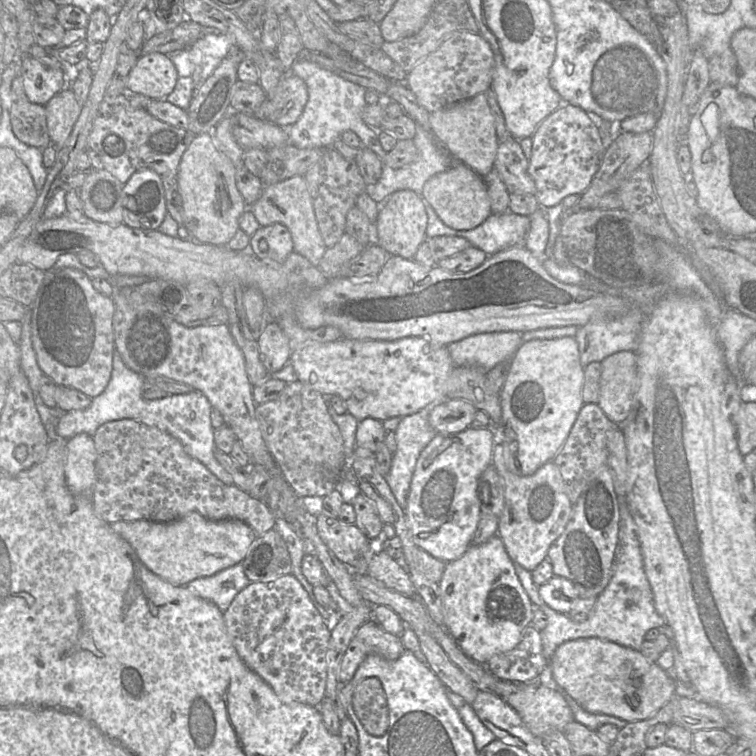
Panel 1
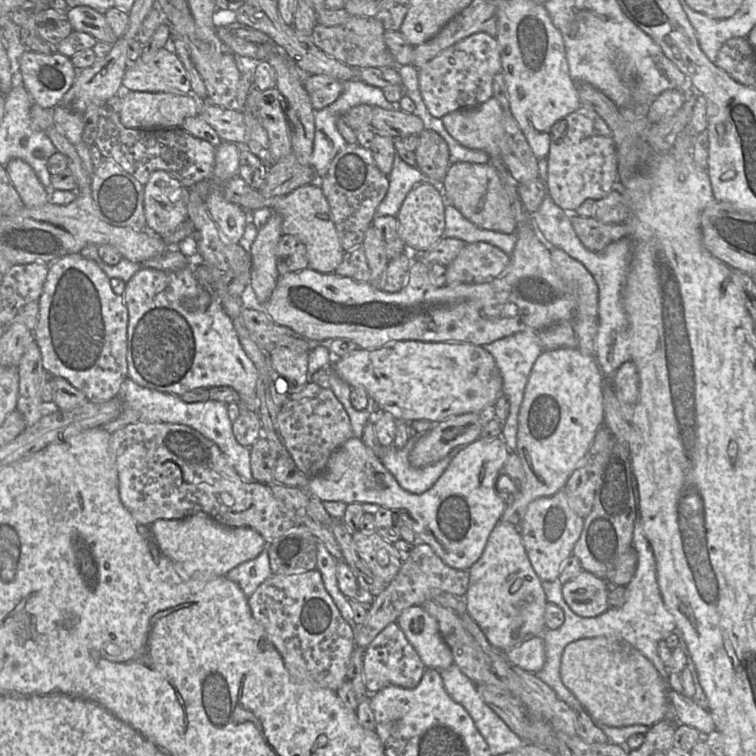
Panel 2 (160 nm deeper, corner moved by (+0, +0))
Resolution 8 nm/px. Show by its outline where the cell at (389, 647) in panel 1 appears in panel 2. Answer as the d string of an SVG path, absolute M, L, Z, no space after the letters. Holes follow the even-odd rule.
M396 622L387 625L365 648L363 670L368 695L387 686L414 688L421 681L426 666Z

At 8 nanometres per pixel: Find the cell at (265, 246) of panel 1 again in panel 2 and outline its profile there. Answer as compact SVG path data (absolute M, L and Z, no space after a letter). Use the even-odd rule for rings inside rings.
M283 234L276 247L276 266L279 275L309 267L305 245L295 236Z

